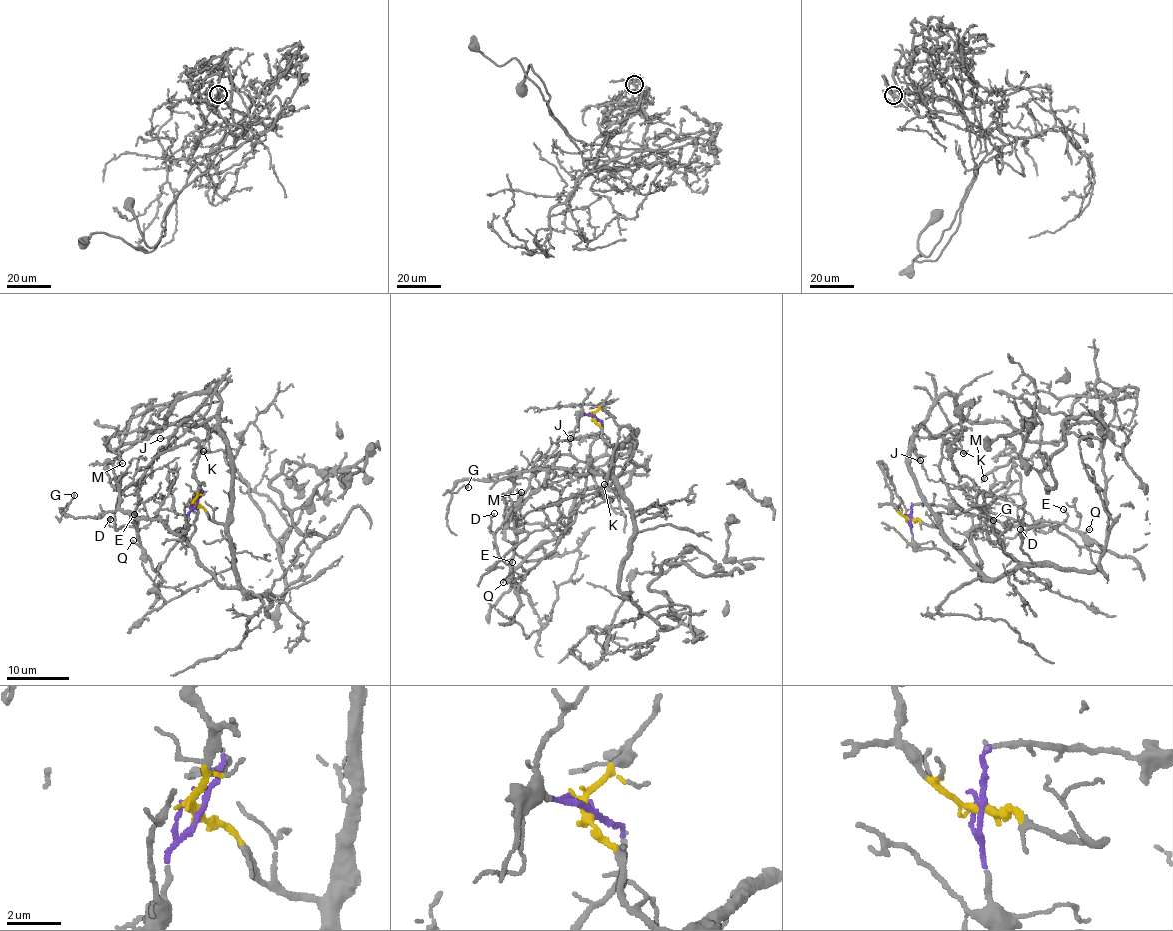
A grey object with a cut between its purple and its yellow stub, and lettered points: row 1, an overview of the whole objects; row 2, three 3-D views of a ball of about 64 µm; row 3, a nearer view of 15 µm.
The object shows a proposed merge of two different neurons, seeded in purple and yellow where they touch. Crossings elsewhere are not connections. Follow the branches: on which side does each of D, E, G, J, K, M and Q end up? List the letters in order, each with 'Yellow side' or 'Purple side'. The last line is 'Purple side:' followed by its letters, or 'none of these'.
D: Purple side
E: Purple side
G: Yellow side
J: Yellow side
K: Yellow side
M: Yellow side
Q: Purple side
Purple side: D, E, Q

